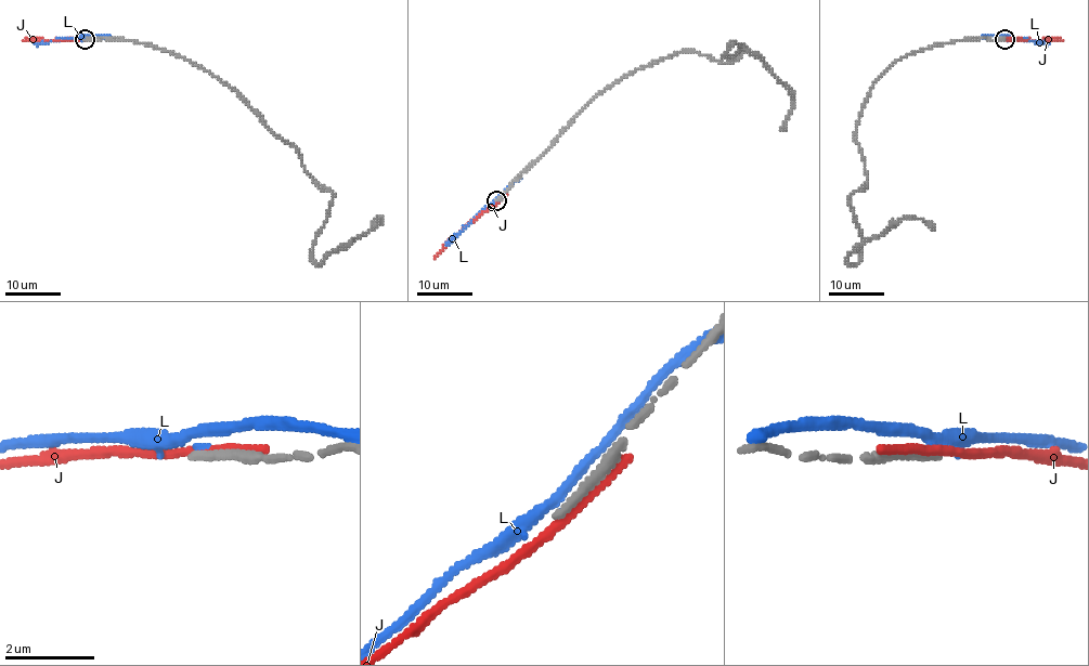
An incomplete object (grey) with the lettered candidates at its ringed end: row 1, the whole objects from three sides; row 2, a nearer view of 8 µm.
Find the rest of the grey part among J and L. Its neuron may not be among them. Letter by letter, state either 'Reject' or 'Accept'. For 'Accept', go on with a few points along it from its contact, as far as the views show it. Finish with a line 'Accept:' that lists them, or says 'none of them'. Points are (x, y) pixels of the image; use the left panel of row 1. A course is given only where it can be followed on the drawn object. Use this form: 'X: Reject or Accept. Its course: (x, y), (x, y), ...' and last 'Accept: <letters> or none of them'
J: Reject
L: Reject
Accept: none of them

